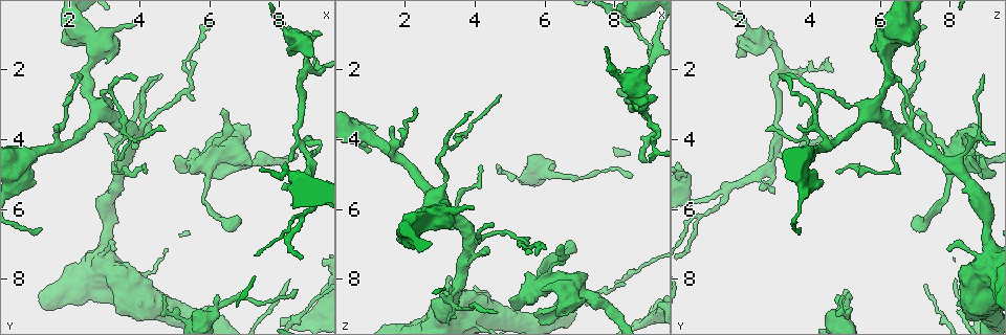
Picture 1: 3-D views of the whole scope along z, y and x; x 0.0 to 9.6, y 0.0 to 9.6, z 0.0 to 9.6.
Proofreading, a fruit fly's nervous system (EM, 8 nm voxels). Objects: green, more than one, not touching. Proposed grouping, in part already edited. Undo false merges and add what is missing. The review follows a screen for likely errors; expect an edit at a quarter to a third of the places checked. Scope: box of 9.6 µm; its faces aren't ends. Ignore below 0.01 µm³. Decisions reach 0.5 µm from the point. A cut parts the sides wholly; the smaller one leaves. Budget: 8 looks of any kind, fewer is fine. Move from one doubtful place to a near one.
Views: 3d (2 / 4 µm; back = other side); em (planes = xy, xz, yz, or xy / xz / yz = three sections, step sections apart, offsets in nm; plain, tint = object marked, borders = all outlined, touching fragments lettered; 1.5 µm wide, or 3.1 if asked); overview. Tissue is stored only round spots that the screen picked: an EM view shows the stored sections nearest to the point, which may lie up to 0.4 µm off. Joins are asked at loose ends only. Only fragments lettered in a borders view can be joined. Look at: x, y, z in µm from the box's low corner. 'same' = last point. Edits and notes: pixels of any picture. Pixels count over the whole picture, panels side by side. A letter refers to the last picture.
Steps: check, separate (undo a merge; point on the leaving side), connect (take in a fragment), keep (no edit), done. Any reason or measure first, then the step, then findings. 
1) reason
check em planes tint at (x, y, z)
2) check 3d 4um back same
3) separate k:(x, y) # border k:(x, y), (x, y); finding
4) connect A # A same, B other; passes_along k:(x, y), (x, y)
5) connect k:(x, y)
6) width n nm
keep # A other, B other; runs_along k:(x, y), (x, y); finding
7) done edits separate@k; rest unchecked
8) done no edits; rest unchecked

an open end
check em yz step 4 tint at (7.10, 3.55, 8.60)

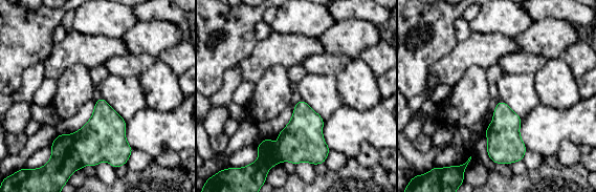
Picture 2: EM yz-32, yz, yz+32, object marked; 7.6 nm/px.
check em planes borders same

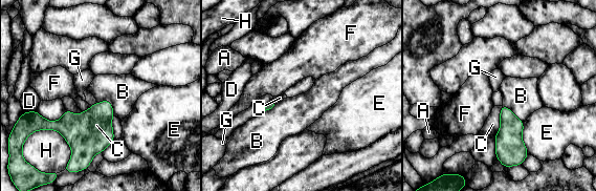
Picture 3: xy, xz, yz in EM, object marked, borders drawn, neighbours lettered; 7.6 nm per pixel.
keep # A other, B other, C other, D other, E other, F other, G other, H other; border 3:(97, 102), (108, 100), (114, 115); none of them fits

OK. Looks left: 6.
check em planes borders at (4.50, 2.30, 6.35)

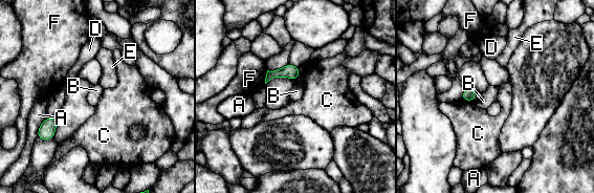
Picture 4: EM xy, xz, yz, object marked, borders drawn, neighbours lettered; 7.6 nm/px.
keep # A other, B other, C other, D other, E other, F other; border 4:(461, 99), (474, 101); none of them fits

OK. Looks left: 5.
tapers out
check 3d 4um at (3.85, 2.20, 3.20)

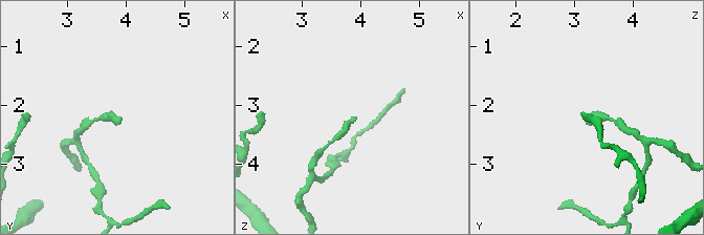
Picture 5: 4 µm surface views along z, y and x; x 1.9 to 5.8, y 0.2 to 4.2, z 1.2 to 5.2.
now the EM
check em planes borders at (3.90, 2.20, 3.20)

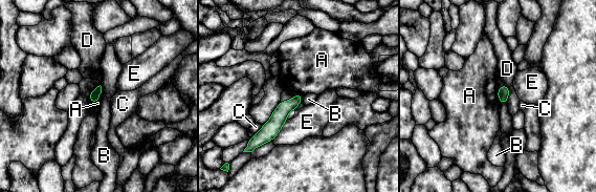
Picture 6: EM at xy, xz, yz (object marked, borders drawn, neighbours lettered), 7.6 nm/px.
width 80 nm
keep # A other, B other, C other, D other, E other; border 6:(497, 88), (500, 103); none of them fits

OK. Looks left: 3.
done no edits; rest unchecked

